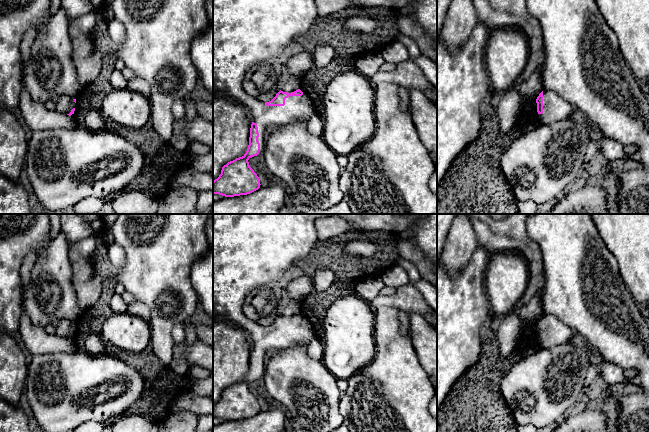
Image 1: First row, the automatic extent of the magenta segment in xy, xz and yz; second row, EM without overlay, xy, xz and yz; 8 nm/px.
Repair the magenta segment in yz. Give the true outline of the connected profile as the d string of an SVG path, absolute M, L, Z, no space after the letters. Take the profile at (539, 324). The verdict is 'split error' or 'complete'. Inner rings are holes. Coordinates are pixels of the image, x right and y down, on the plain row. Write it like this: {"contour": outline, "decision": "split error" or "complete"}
{"contour": "M542 315L536 327L540 348L552 348L567 343L572 337L572 329L554 315Z", "decision": "split error"}

